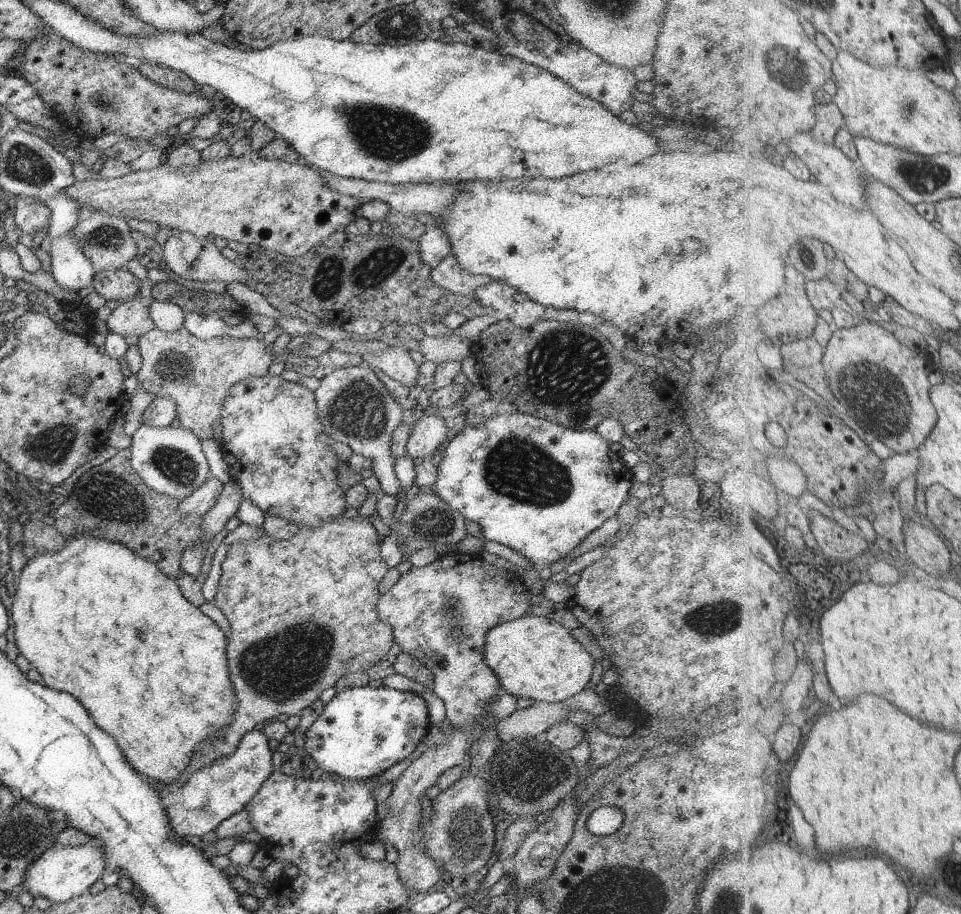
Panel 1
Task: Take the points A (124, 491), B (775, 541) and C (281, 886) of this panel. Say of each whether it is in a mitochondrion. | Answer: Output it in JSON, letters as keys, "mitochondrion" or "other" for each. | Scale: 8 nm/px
{"A":"mitochondrion","B":"other","C":"other"}

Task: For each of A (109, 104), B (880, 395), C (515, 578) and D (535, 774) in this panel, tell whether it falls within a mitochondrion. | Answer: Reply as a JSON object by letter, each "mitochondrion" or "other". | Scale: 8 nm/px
{"A":"mitochondrion","B":"mitochondrion","C":"other","D":"mitochondrion"}

